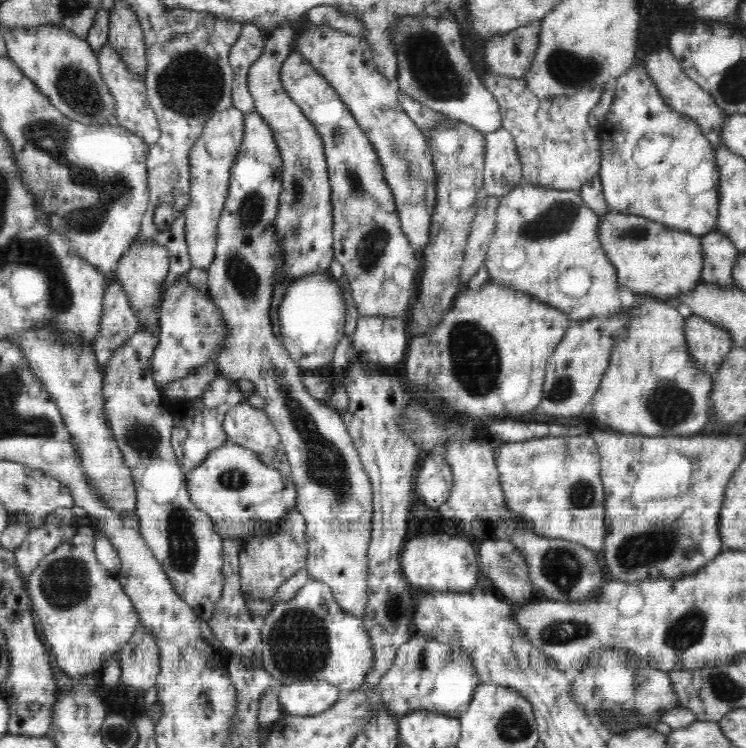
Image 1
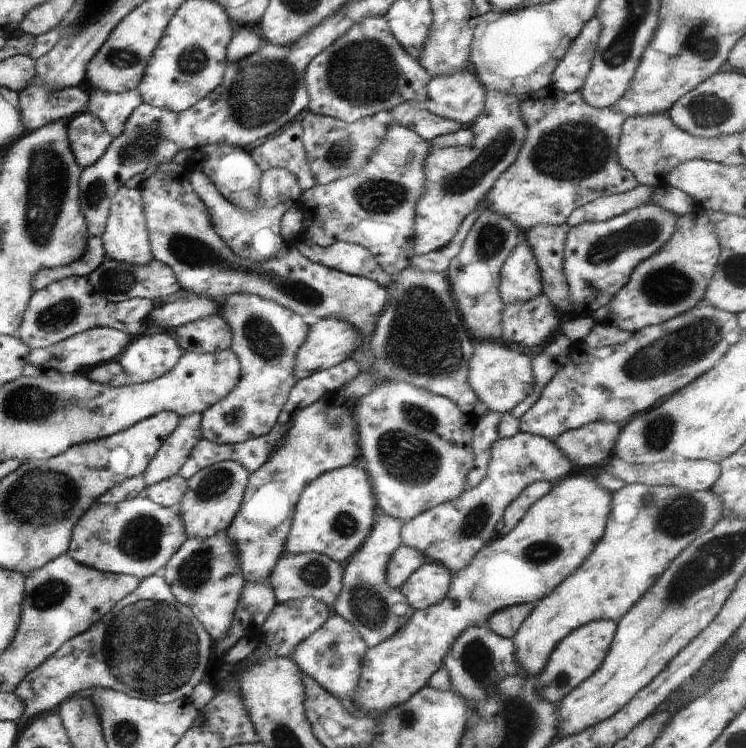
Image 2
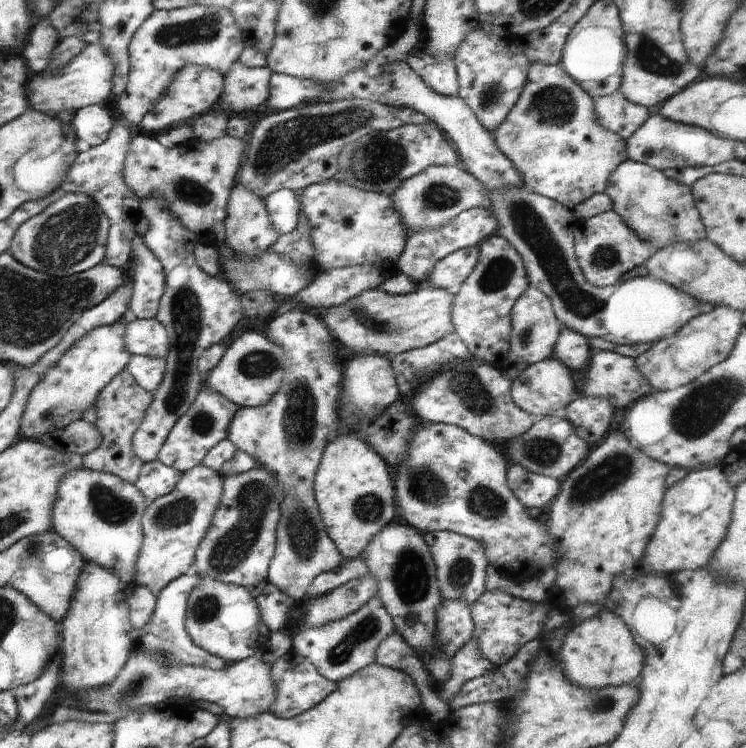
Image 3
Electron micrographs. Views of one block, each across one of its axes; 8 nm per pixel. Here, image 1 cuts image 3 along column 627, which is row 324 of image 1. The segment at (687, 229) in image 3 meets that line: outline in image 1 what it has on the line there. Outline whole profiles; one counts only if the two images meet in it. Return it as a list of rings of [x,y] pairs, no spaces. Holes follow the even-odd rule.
[[[187,274],[168,286],[162,304],[158,308],[159,342],[153,351],[151,366],[156,387],[163,391],[174,380],[186,378],[200,365],[216,360],[226,338],[226,323],[208,292],[200,292],[190,286]]]

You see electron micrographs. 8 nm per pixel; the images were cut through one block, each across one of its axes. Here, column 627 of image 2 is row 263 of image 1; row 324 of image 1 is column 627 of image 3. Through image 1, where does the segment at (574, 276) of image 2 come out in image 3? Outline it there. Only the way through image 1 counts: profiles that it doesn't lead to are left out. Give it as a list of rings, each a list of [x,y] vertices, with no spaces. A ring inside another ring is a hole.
[[[613,210],[580,223],[574,236],[574,250],[578,265],[586,281],[593,286],[614,286],[632,268],[644,265],[653,254],[653,245],[629,228]]]

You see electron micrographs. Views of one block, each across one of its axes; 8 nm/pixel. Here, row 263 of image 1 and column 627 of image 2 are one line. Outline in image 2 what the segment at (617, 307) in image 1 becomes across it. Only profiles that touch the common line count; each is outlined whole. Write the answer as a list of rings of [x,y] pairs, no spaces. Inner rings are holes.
[[[627,484],[612,493],[610,516],[602,540],[594,546],[582,566],[565,578],[549,595],[535,604],[513,638],[516,660],[527,676],[538,676],[556,645],[576,628],[595,620],[619,621],[654,586],[669,564],[698,536],[708,532],[722,518],[722,498],[712,490],[689,491],[673,486]]]

